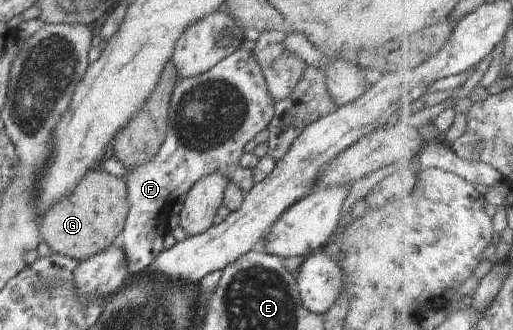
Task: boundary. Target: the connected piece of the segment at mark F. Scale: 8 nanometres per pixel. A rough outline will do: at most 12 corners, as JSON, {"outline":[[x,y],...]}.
{"outline":[[250,49],[174,88],[162,147],[124,175],[130,277],[178,197],[231,176],[275,101]]}

